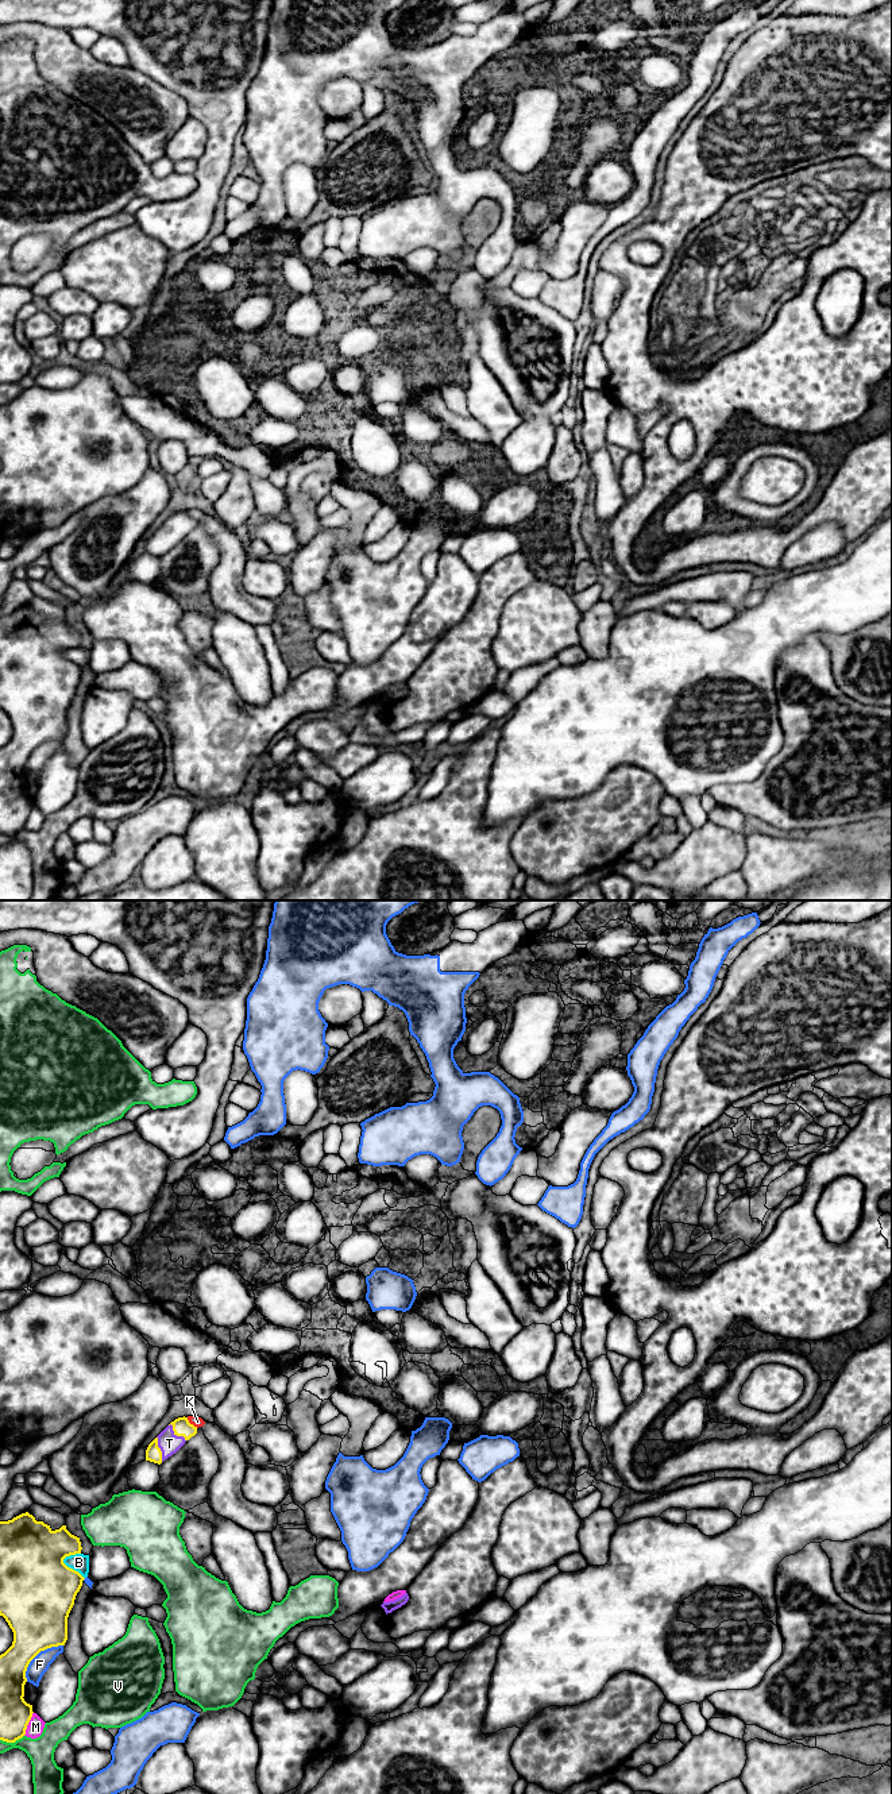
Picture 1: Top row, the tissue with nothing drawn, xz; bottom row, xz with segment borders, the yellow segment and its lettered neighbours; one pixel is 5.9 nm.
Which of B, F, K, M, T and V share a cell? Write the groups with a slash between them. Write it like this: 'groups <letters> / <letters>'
groups B / F / K / M / T / V

